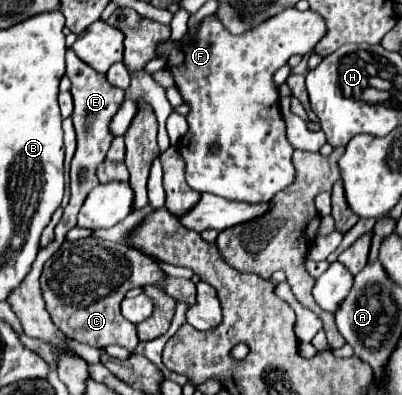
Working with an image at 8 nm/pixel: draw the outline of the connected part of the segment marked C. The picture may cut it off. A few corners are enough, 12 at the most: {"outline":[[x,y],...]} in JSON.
{"outline":[[95,236],[65,242],[41,274],[55,326],[131,354],[119,302],[163,282],[193,304],[195,284],[143,252]]}

